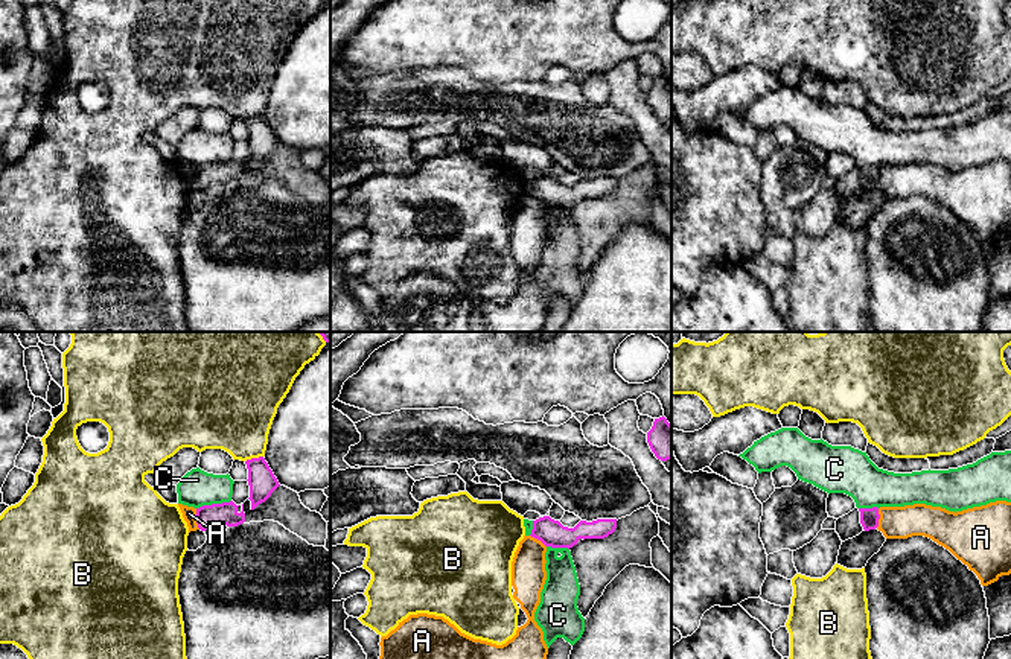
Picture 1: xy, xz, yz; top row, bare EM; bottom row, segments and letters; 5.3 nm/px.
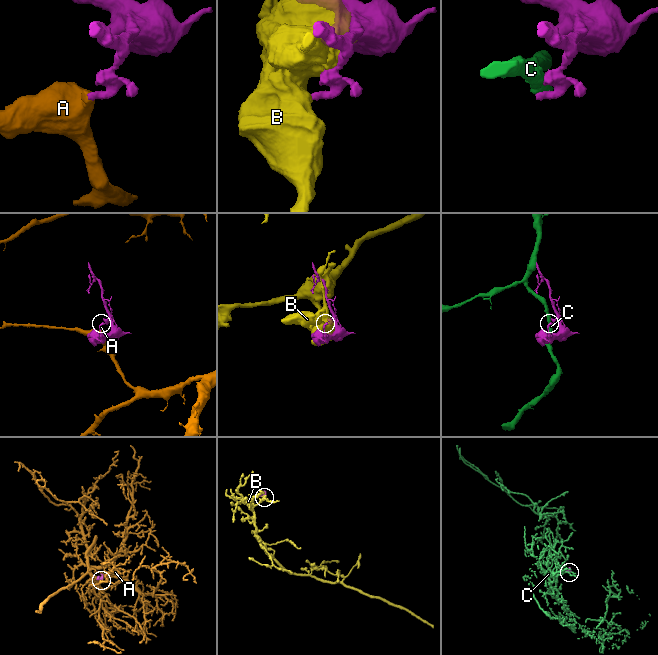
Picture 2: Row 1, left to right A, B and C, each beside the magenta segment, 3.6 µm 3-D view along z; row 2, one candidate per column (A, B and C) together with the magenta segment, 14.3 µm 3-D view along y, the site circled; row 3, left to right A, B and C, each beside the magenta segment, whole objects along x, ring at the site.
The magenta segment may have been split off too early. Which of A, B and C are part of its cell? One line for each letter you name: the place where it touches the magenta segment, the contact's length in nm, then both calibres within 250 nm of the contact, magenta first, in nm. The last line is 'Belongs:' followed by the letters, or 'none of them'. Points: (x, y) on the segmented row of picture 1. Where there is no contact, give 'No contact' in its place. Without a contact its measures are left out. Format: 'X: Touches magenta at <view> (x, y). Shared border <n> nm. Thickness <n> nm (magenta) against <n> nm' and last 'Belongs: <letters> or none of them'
Belongs: none of them

